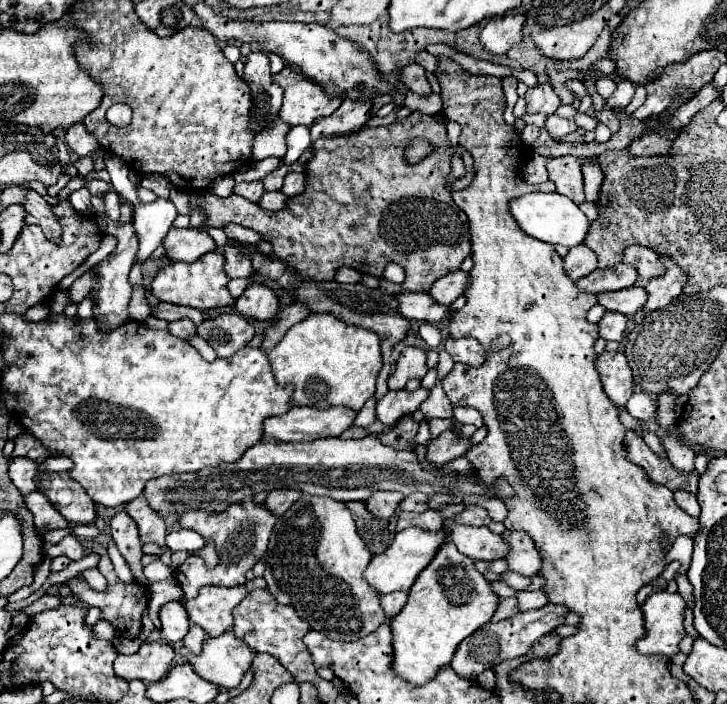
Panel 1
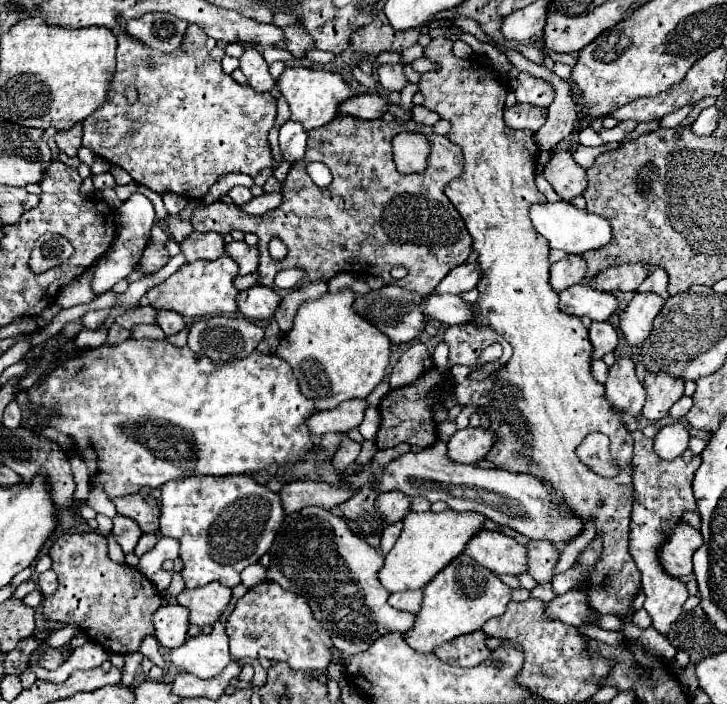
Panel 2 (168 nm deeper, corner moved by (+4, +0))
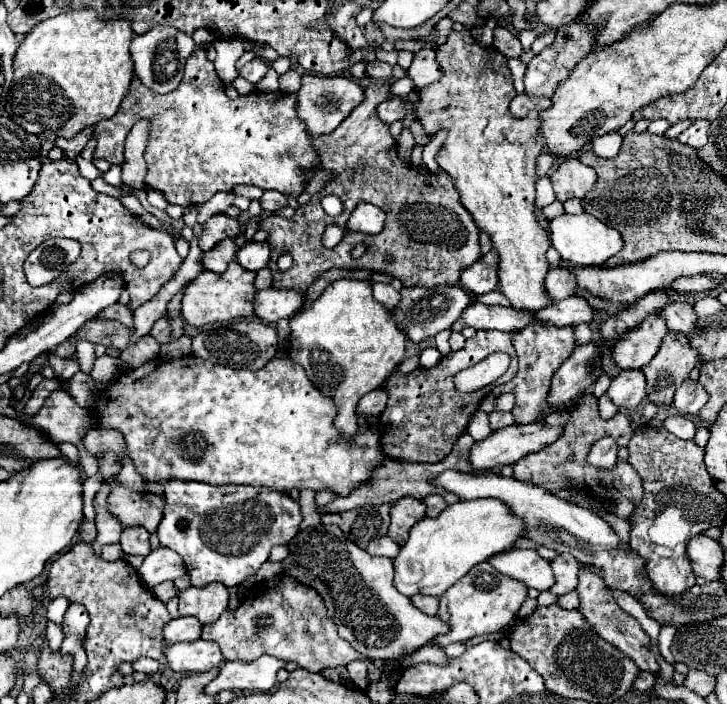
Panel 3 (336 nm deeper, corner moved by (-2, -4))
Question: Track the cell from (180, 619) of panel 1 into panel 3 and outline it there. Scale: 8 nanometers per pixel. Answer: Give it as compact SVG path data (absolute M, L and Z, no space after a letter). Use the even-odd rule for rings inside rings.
M177 618L165 624L163 636L167 644L175 644L175 642L195 642L201 638L201 628L203 624L195 618Z

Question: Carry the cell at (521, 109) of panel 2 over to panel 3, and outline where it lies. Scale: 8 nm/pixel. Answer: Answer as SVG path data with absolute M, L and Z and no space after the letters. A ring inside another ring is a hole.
M517 94L513 100L511 100L511 114L513 116L527 116L527 112L531 110L545 110L551 106L551 100L549 98L533 98L533 96L527 96L527 94Z

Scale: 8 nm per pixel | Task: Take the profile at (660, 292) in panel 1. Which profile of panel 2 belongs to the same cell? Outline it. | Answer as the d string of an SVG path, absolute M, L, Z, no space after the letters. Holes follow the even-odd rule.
M639 292L627 304L625 312L621 314L621 332L625 334L629 346L637 348L649 336L653 328L653 318L663 308L665 300L653 292Z

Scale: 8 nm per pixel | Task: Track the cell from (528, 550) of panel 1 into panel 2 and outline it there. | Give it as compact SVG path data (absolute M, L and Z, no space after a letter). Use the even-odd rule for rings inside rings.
M529 540L527 548L527 574L537 582L551 582L553 568L559 560L559 552L549 540Z

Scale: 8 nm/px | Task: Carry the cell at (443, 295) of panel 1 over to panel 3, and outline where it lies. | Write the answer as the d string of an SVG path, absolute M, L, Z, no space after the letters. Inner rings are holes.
M491 250L461 274L461 286L473 294L487 294L497 286L497 268L499 256L495 250Z

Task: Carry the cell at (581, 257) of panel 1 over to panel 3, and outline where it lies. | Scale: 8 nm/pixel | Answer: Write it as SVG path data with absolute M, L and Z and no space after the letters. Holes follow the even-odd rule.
M563 268L549 270L549 274L545 278L545 292L551 300L563 300L563 298L571 296L575 292L575 288L577 288L575 276L571 276L571 272L567 272Z

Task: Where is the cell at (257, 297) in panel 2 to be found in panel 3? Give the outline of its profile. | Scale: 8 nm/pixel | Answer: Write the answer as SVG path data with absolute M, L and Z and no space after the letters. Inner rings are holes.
M259 290L255 296L255 314L269 322L275 324L281 318L291 318L295 312L301 310L305 302L305 294L301 290Z

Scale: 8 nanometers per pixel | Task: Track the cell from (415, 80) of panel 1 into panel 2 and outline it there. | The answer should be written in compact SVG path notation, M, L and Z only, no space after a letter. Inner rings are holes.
M401 64L379 66L379 82L387 92L401 92L405 86L409 86L409 80L405 78Z

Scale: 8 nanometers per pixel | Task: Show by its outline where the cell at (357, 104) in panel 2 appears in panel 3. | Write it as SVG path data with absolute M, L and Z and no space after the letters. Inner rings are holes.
M389 98L383 104L379 104L379 108L377 108L377 116L385 124L393 124L397 120L403 120L405 114L407 114L407 104L403 98Z

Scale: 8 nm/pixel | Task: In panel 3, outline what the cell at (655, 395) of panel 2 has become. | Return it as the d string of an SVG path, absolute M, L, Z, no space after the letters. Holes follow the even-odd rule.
M665 334L657 356L643 368L647 398L655 404L671 404L675 390L699 364L699 350L691 348L685 334Z

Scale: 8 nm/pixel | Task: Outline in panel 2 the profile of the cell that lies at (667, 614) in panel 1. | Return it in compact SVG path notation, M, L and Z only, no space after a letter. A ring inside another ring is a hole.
M635 430L631 432L635 440L635 450L633 450L633 486L635 486L635 502L633 502L633 516L631 516L631 542L629 550L631 556L641 570L641 588L645 592L645 604L643 608L649 612L653 628L667 636L671 630L671 624L679 618L683 612L683 602L687 600L687 588L683 582L677 578L671 578L663 572L659 560L657 560L657 550L659 546L667 540L671 522L679 520L685 510L697 510L695 508L695 498L691 490L693 474L701 464L699 456L693 456L693 452L683 452L675 460L661 460L653 452L653 440L645 438L643 432Z

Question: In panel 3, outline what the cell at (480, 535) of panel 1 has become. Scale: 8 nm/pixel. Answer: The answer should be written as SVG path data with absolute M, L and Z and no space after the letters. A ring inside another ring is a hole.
M515 548L513 552L505 552L493 556L489 560L495 570L523 582L527 588L535 588L539 592L549 590L555 582L549 560L541 558L535 550Z

